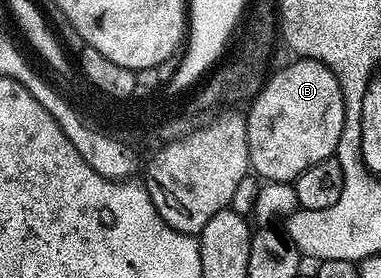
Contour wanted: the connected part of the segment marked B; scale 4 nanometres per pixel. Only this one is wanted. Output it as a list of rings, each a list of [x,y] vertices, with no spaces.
[[[293,59],[277,74],[270,76],[260,93],[248,106],[247,139],[249,140],[249,164],[252,172],[266,182],[294,182],[307,167],[330,160],[336,151],[344,125],[344,95],[337,82],[337,76],[322,61]]]

